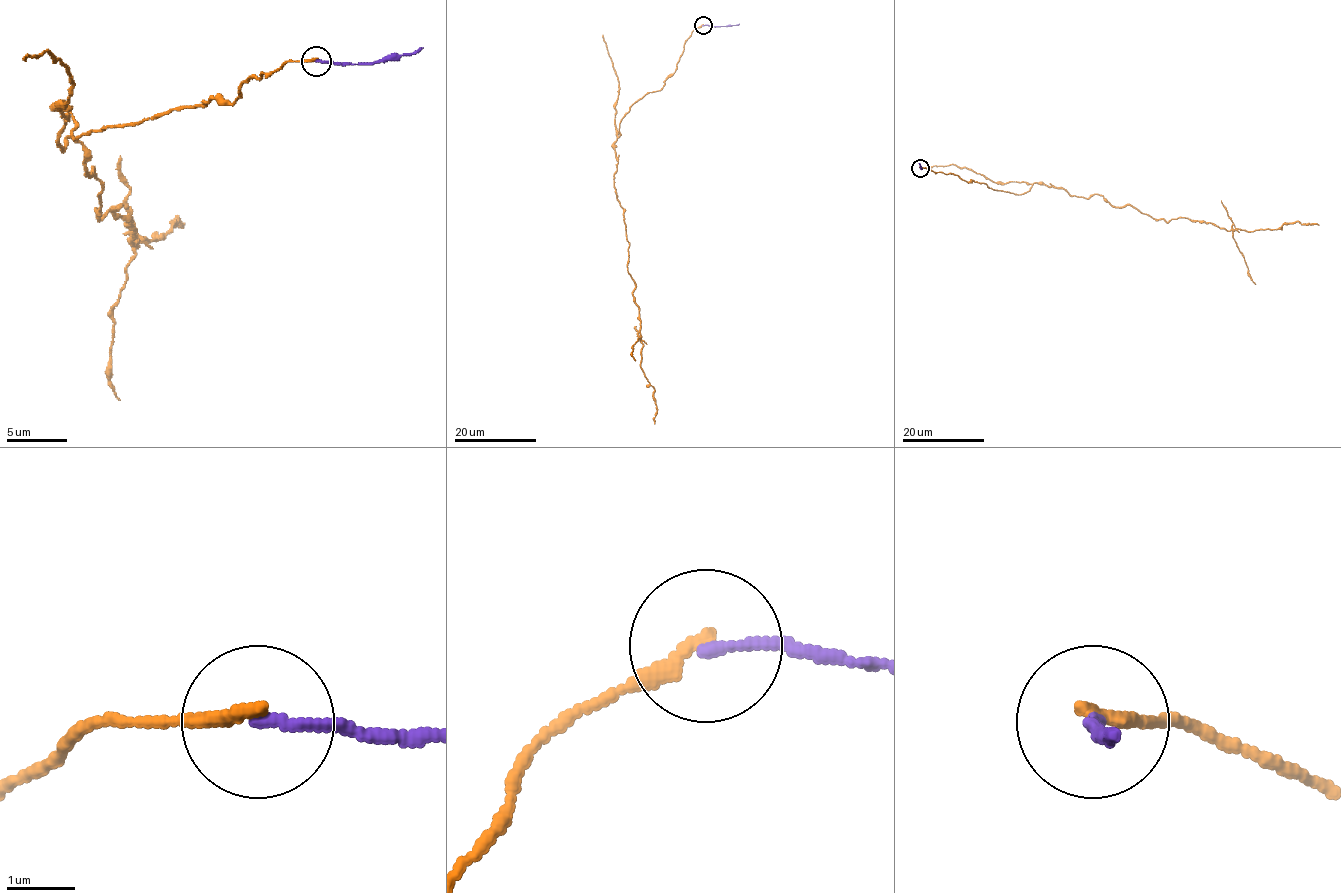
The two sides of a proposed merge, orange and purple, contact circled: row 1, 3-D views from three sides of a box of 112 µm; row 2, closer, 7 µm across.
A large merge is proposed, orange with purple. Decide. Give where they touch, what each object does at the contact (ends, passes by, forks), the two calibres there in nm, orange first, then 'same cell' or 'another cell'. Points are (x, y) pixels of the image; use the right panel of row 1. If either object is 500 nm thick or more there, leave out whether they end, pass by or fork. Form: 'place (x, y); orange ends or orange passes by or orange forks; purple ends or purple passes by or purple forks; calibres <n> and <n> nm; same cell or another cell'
place (920, 168); orange ends; purple ends; calibres 220 and 170 nm; another cell

